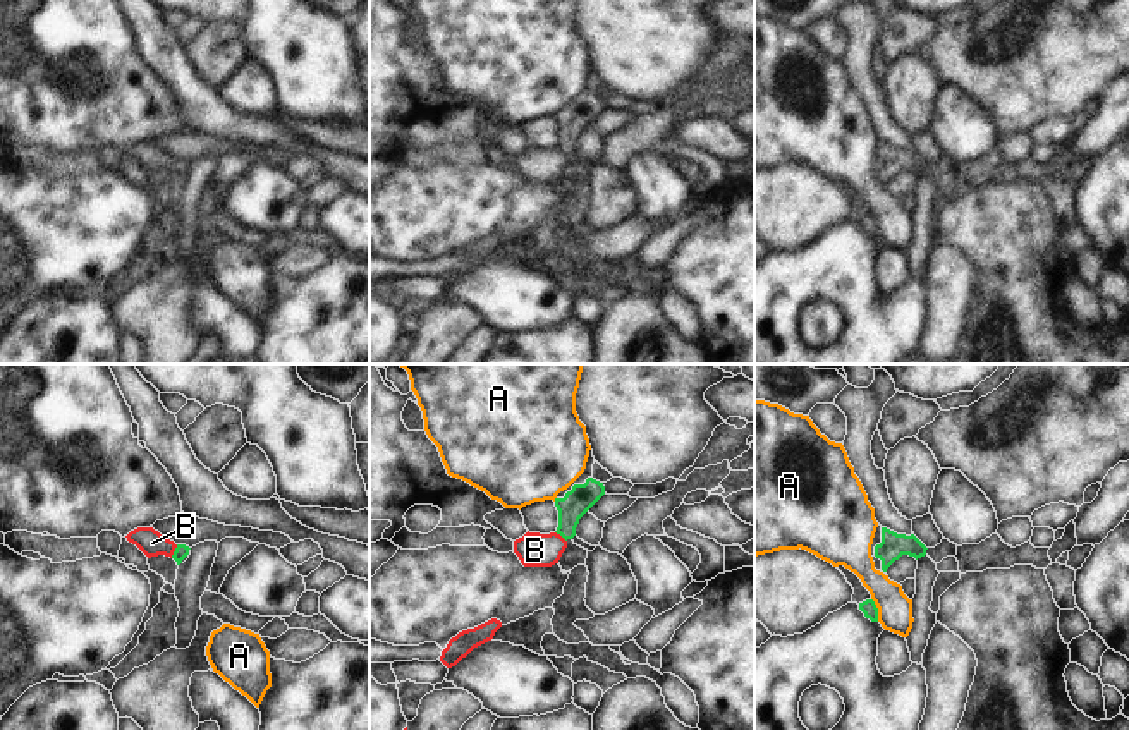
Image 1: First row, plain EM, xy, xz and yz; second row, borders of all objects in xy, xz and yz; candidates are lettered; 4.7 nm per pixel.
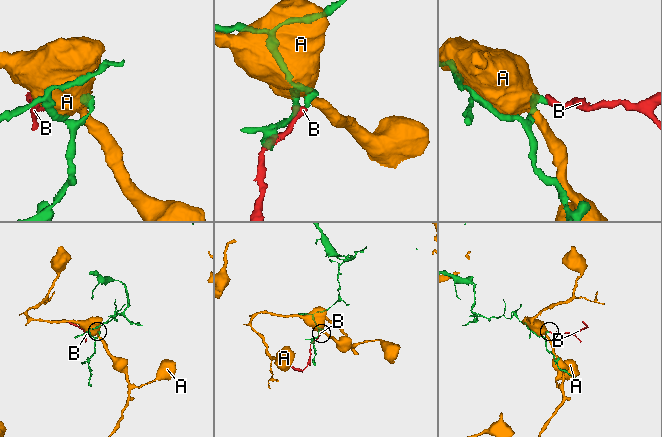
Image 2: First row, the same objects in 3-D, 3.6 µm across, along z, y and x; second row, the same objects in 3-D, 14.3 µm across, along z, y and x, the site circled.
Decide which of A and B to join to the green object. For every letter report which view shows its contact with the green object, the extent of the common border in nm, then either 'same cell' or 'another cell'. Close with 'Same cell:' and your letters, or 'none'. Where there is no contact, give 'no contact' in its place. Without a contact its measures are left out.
A: yz | 120 nm | another cell
B: xy | 70 nm | same cell
Same cell: B

